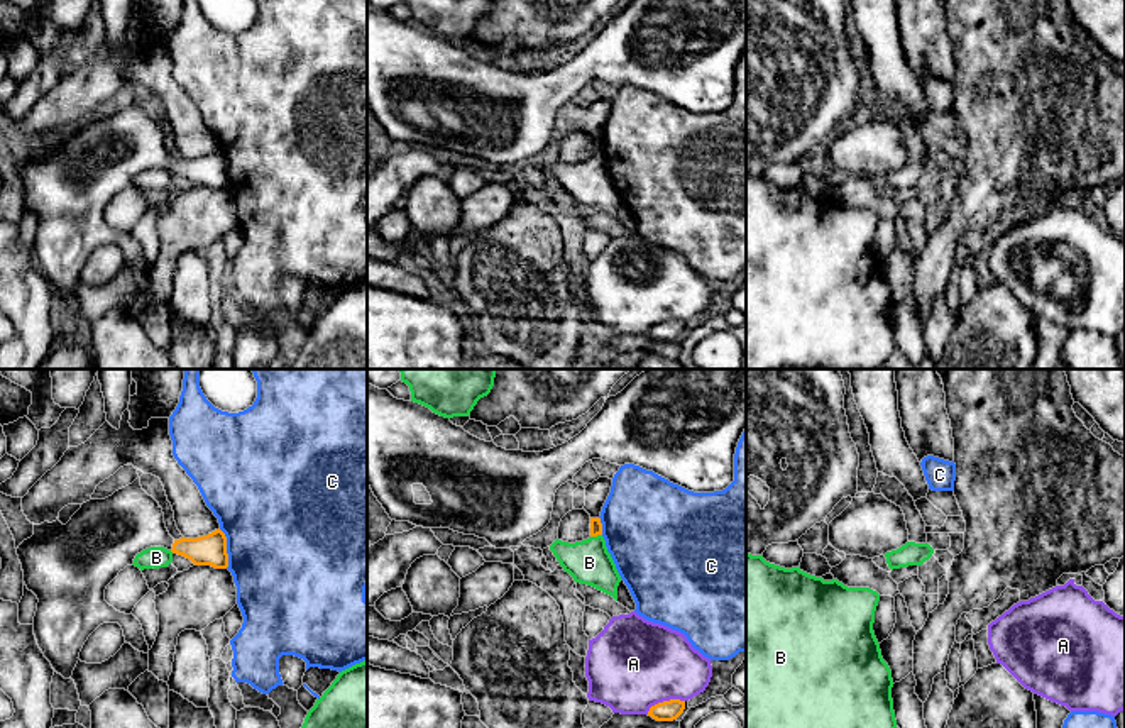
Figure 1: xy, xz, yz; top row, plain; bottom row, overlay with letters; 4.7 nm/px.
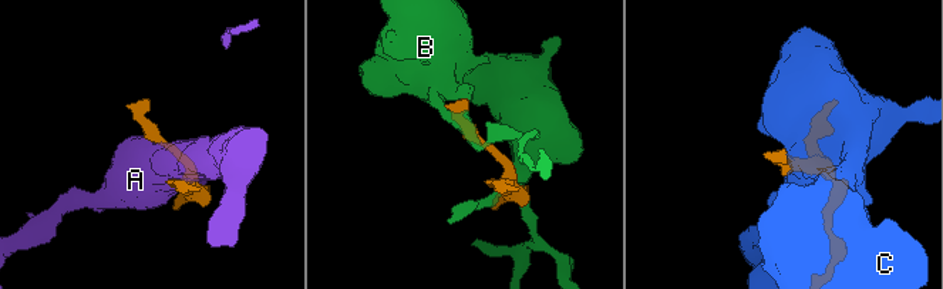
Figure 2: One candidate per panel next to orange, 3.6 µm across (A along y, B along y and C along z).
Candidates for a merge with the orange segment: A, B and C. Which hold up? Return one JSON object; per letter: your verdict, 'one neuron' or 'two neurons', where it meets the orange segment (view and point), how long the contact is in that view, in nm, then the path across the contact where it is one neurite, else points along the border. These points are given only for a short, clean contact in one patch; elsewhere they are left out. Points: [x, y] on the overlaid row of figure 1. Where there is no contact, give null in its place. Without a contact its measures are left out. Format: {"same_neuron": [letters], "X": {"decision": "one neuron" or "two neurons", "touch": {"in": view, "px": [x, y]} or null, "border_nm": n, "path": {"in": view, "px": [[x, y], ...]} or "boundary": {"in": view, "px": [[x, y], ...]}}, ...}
{"same_neuron": [], "A": {"decision": "two neurons", "touch": {"in": "xz", "px": [664, 701]}, "border_nm": 200}, "B": {"decision": "two neurons", "touch": {"in": "xz", "px": [596, 535]}, "border_nm": 60}, "C": {"decision": "two neurons", "touch": {"in": "xy", "px": [225, 549]}, "border_nm": 200}}

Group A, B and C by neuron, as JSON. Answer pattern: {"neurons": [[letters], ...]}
{"neurons": [["A"], ["B"], ["C"]]}

